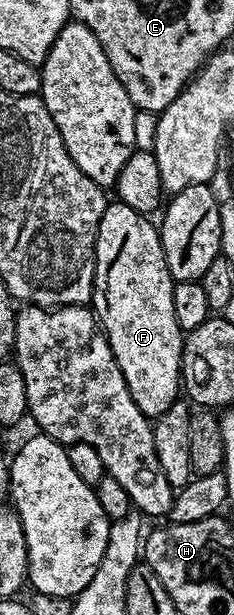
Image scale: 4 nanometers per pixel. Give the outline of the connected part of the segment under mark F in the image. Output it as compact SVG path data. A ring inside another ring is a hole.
M118 200L108 201L97 228L95 283L90 300L98 325L121 368L121 376L125 376L129 396L133 396L133 404L141 408L148 420L159 418L169 409L169 404L180 401L185 337L185 331L177 324L177 316L173 312L173 288L176 281L165 264L160 227L156 223L154 226L151 221L148 215L129 208L129 204Z

